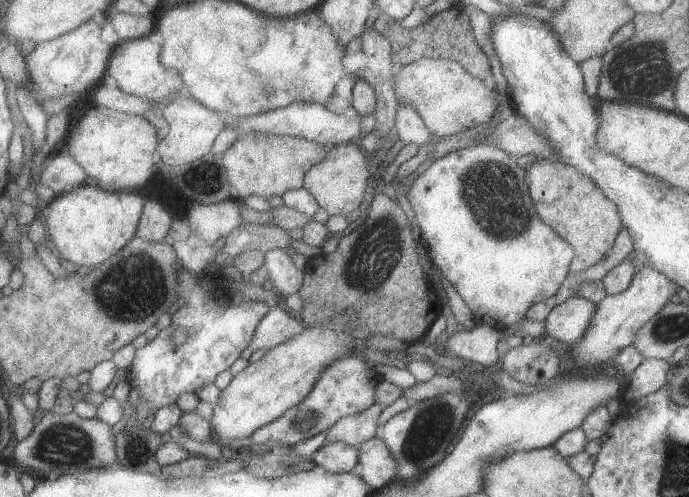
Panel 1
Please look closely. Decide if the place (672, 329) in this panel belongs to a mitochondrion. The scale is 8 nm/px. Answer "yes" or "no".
yes

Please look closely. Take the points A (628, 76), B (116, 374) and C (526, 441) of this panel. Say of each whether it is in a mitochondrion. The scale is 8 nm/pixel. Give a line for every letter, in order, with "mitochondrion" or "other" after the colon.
A: mitochondrion
B: other
C: other

